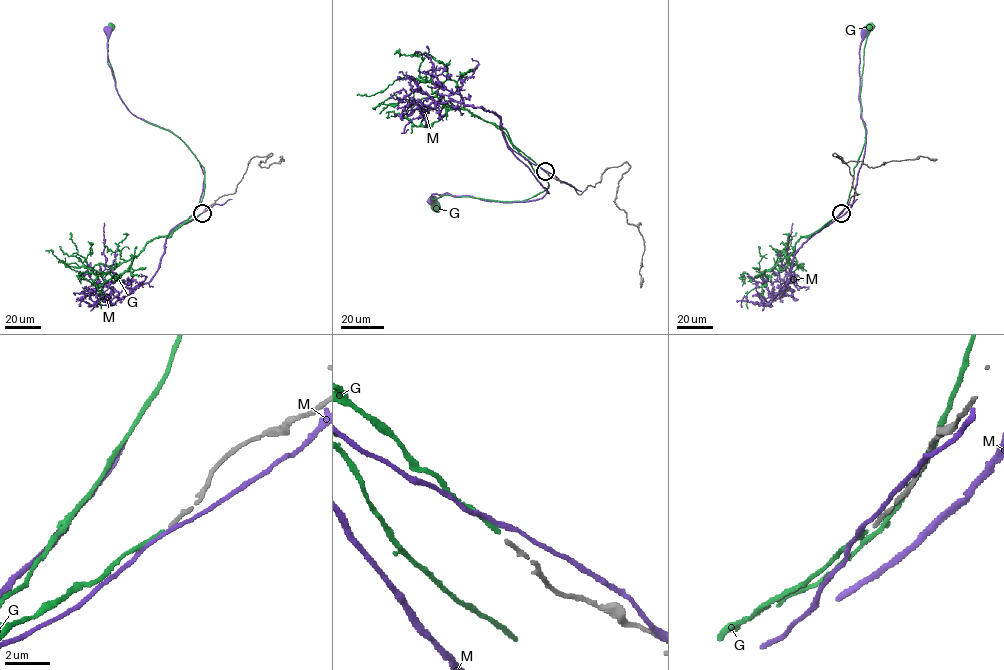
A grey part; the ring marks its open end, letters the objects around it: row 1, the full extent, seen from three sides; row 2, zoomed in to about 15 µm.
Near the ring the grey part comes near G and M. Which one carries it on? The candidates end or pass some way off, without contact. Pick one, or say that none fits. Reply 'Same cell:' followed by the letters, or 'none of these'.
Same cell: G

